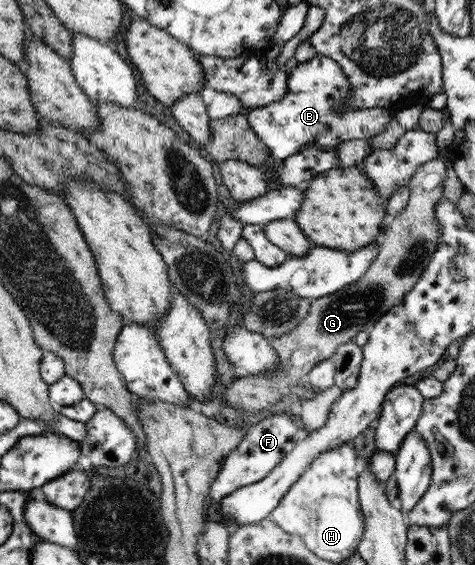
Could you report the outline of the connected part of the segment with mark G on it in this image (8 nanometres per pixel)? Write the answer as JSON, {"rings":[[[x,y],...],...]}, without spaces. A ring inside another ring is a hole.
{"rings":[[[446,154],[445,156],[437,157],[421,164],[415,170],[411,180],[409,180],[408,186],[411,195],[409,200],[407,200],[407,204],[405,204],[405,208],[398,215],[388,219],[377,256],[358,282],[343,287],[341,291],[335,291],[333,295],[313,300],[307,316],[299,322],[295,329],[270,341],[271,346],[273,346],[273,349],[278,354],[280,367],[275,369],[275,371],[271,371],[269,375],[263,373],[263,375],[233,376],[231,383],[224,385],[224,387],[229,387],[227,393],[225,393],[225,399],[229,399],[236,409],[241,413],[242,410],[249,411],[249,413],[267,412],[272,405],[275,405],[275,403],[283,398],[283,395],[291,393],[292,387],[303,382],[307,373],[317,363],[332,358],[336,347],[350,340],[354,341],[359,331],[368,332],[387,311],[391,311],[391,307],[395,307],[399,301],[403,300],[407,293],[411,292],[411,289],[421,278],[421,273],[430,265],[433,255],[437,252],[439,243],[442,243],[440,226],[436,220],[435,205],[444,197],[444,181],[445,177],[447,177],[446,157]]]}

